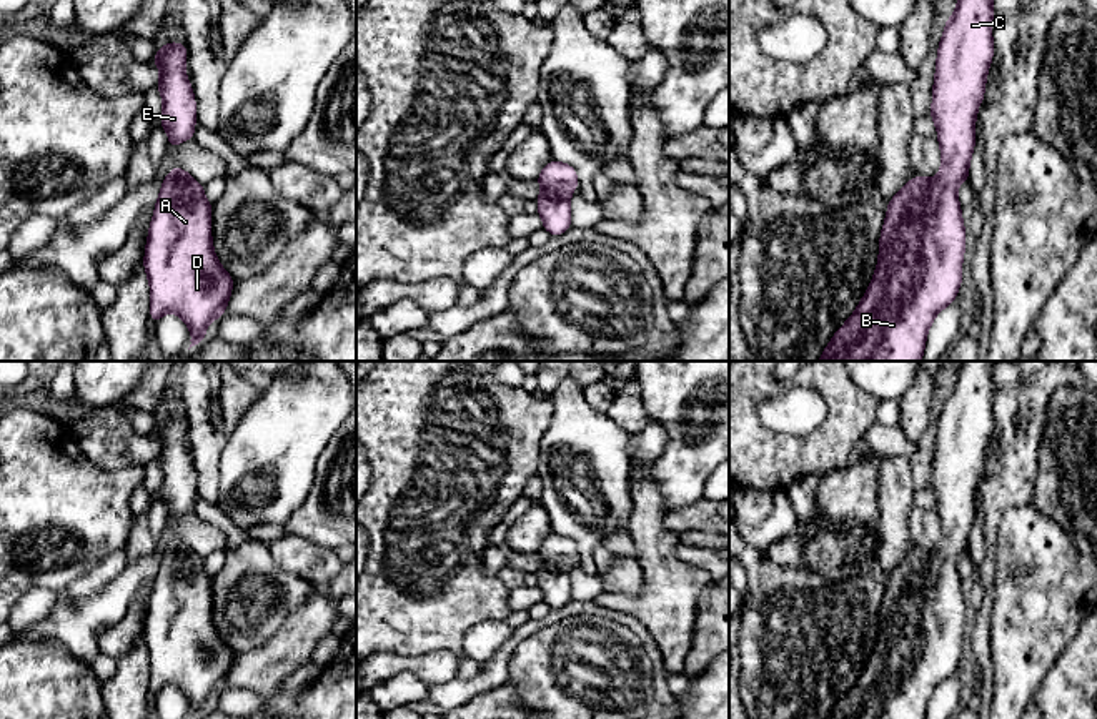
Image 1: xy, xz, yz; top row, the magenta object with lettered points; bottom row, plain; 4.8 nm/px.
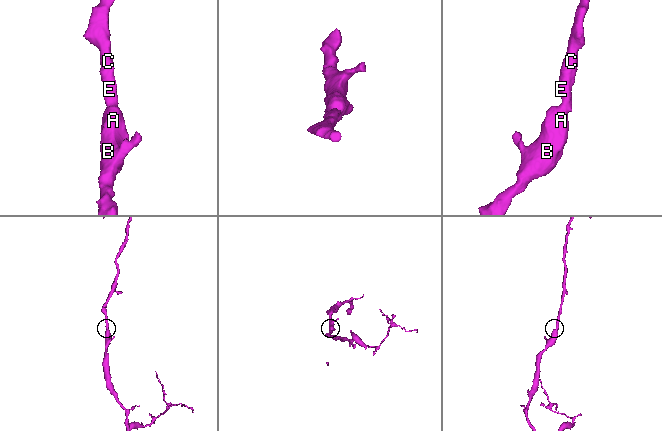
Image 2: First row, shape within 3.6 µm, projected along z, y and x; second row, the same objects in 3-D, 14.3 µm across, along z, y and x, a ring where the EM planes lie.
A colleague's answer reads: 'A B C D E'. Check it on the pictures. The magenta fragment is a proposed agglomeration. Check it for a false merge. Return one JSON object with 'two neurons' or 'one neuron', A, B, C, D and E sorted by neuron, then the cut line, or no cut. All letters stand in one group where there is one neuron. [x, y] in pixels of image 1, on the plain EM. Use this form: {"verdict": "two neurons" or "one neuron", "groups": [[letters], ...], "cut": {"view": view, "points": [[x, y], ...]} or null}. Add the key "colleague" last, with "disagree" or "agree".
{"verdict": "one neuron", "groups": [["A", "B", "C", "D", "E"]], "cut": null, "colleague": "agree"}

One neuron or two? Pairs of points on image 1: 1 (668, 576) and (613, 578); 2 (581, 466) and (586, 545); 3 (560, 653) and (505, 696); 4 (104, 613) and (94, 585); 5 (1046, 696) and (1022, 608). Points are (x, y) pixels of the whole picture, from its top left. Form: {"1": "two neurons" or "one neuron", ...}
{"1": "two neurons", "2": "one neuron", "3": "two neurons", "4": "two neurons", "5": "two neurons"}

